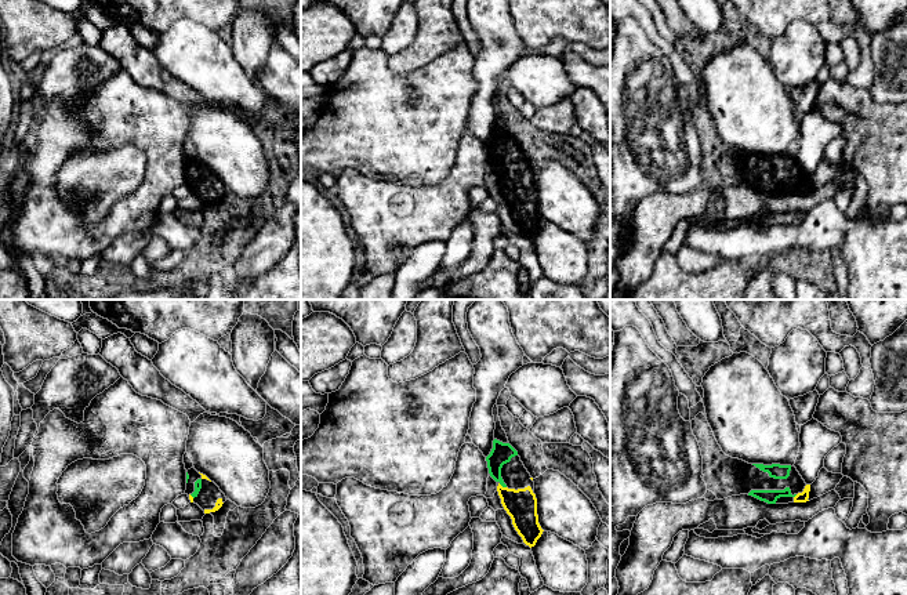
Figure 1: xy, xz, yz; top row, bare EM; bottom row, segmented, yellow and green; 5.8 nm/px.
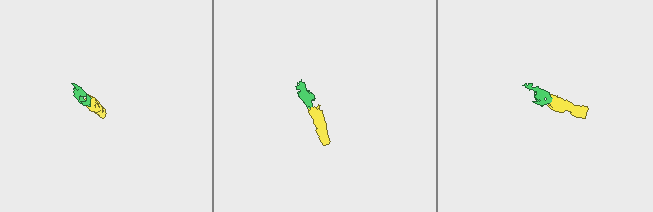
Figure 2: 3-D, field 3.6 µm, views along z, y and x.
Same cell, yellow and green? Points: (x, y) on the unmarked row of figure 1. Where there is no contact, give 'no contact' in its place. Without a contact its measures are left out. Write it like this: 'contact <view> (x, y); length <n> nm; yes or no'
contact xz (501, 177); length 50 nm; yes

